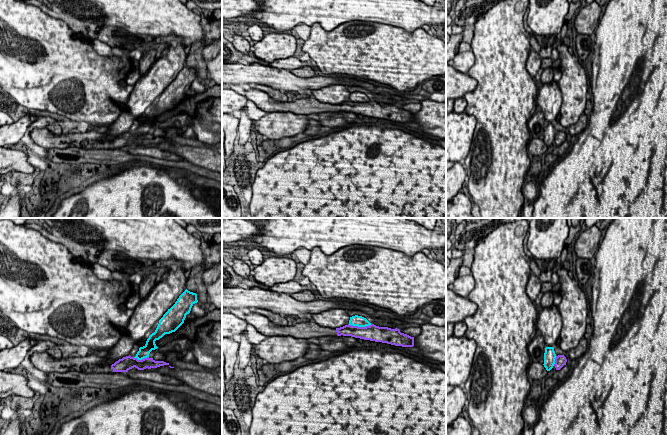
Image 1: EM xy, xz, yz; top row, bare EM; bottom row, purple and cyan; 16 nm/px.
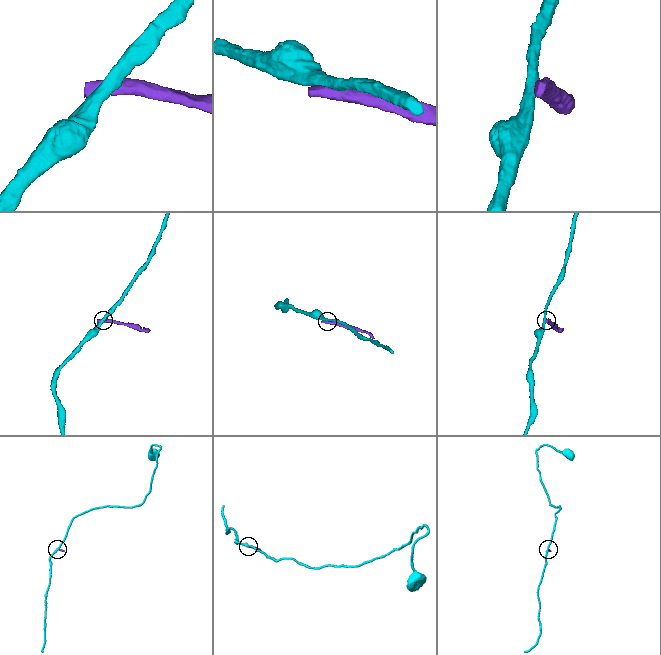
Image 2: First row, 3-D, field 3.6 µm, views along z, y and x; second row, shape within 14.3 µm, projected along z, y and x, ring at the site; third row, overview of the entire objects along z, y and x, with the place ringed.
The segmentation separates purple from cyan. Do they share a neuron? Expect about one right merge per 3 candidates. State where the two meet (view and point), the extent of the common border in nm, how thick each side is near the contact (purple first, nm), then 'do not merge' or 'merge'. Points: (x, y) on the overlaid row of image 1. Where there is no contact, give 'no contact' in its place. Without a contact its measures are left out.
meets purple in xz at (360, 327); contact 380 nm long; 260 nm thick on the purple side, 170 nm on the other; do not merge

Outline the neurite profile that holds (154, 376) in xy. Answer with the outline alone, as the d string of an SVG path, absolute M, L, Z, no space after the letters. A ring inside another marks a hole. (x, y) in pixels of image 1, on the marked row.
M138 370L136 372L127 372L127 375L133 379L148 380L148 381L163 383L163 384L174 384L174 385L182 384L183 385L182 381L174 377L171 377L169 375L160 373L158 371Z

